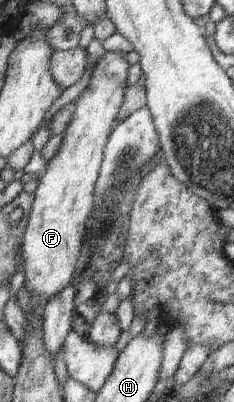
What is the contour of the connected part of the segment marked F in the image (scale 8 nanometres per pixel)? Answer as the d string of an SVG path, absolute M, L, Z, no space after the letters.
M106 51L98 59L88 86L74 101L72 120L60 134L60 146L47 162L47 167L37 180L37 189L33 192L35 199L22 237L20 253L24 259L24 286L30 296L39 296L46 302L74 278L76 261L82 248L84 224L94 208L93 192L104 147L128 86L130 65L126 55L122 51Z

